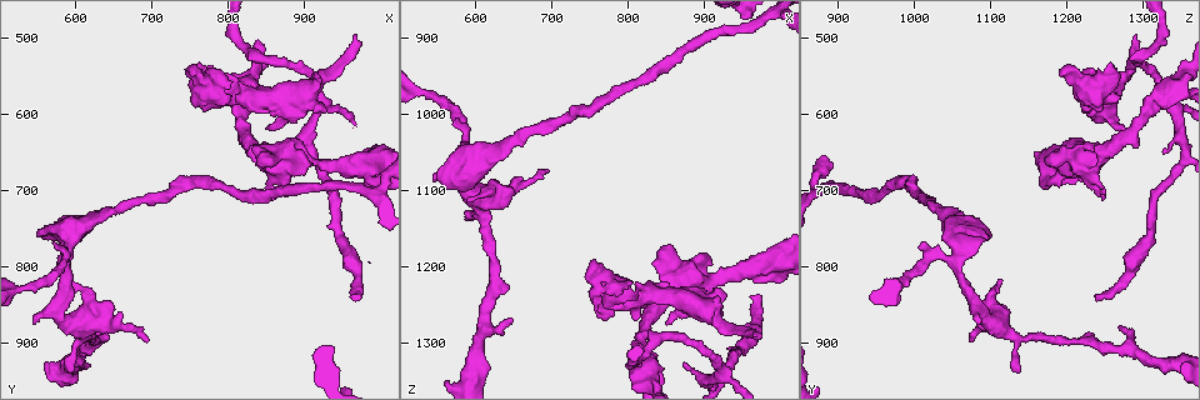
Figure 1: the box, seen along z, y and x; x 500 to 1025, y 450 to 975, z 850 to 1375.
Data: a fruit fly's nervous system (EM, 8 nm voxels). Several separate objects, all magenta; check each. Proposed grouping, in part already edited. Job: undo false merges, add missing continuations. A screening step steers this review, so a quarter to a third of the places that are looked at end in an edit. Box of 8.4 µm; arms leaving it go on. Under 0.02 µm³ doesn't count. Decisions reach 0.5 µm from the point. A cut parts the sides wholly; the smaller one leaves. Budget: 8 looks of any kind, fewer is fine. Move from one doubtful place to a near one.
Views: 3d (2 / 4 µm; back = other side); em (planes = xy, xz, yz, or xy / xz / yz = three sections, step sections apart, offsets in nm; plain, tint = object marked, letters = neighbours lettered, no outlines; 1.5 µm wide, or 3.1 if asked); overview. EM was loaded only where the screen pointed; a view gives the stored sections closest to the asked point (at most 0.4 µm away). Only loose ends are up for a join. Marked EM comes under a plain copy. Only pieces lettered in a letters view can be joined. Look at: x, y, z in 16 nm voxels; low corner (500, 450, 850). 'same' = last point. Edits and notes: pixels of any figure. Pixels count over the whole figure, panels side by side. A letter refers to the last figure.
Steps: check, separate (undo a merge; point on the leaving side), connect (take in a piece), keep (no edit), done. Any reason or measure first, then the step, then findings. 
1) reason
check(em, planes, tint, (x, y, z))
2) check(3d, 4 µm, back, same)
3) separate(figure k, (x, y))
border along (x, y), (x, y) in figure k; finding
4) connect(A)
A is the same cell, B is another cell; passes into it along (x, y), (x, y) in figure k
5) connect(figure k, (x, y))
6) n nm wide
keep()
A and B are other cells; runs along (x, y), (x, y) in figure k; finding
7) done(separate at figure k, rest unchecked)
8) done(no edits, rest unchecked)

branch stops here
check(em, planes, letters, (965, 495, 1295))

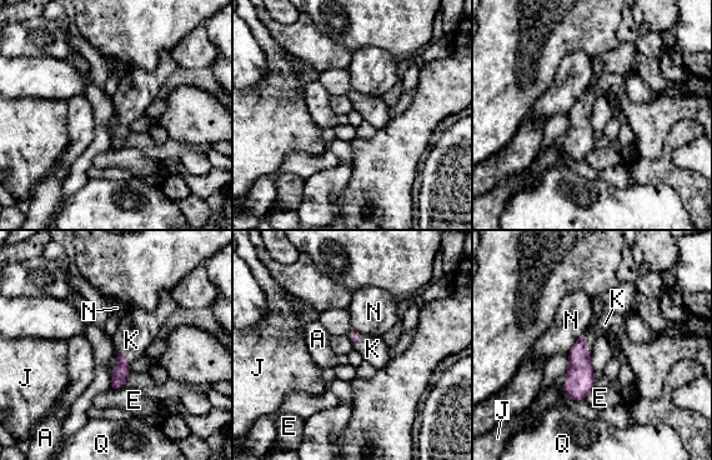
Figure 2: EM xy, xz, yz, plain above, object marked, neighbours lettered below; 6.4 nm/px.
connect(K)
K is the same cell, A, E, J, N and Q are other cells; passes into it along (580, 380), (583, 345), (605, 324) in figure 2; it goes on there

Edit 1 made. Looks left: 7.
redraw
check(overview)

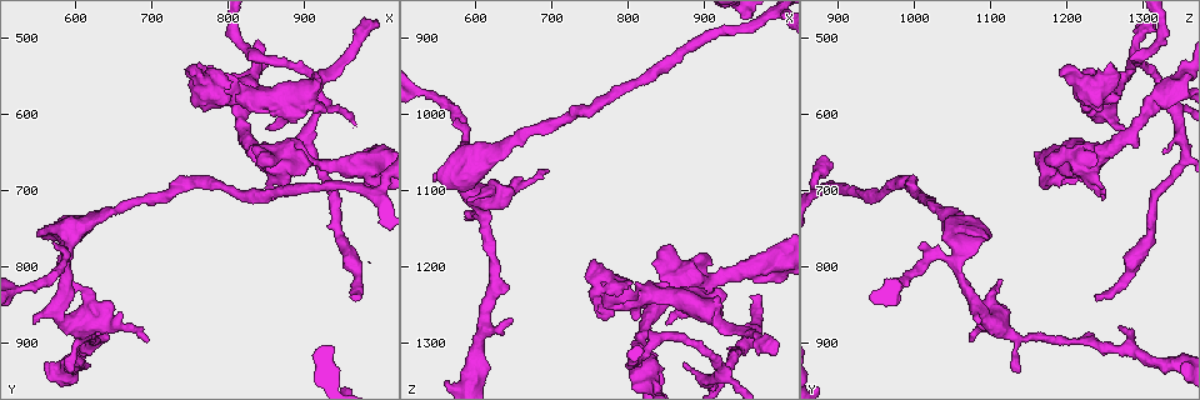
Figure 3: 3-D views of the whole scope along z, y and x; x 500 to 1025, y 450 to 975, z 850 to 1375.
branch stops here
check(em, planes, tint, (970, 840, 1240))

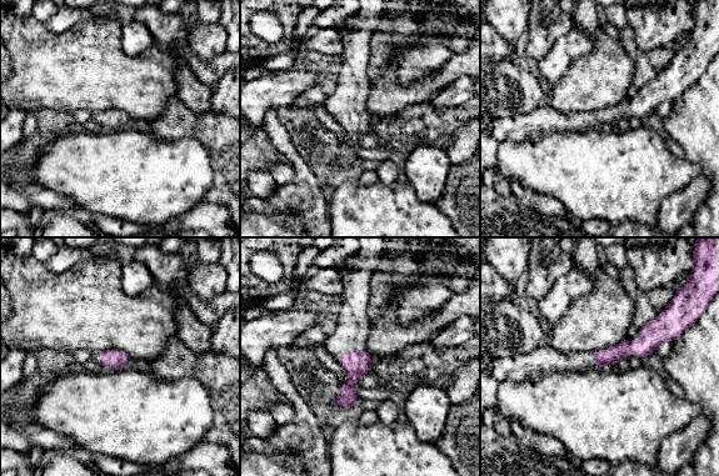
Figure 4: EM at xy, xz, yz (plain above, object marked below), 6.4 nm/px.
check(em, planes, letters, same)

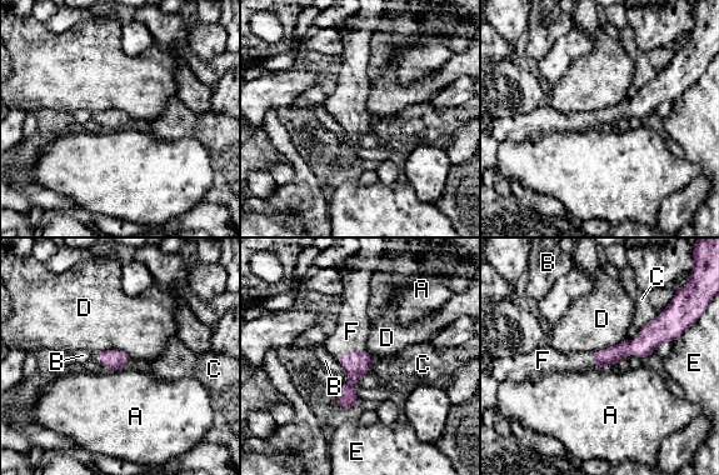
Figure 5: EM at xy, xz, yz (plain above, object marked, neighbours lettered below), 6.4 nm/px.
connect(F)
F is the same cell, A, B, C, D and E are other cells; it goes on there

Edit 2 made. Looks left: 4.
branch stops here
check(3d, 4 µm, (545, 875, 1085))

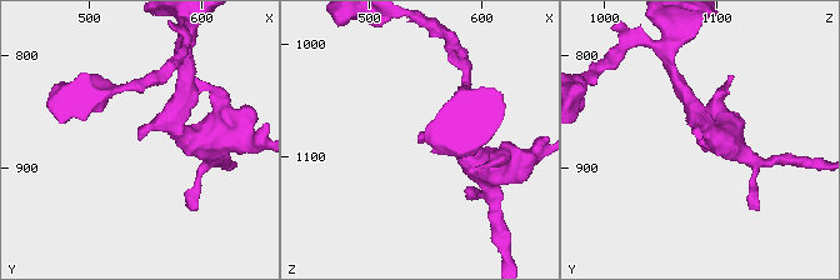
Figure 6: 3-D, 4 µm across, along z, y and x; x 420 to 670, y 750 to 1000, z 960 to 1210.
check(em, planes, letters, (542, 872, 1082))

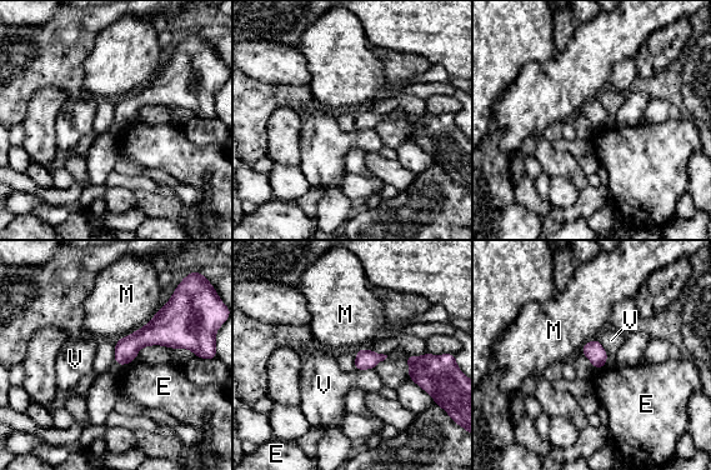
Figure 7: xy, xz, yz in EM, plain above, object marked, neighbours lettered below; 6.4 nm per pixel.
keep()
E, M and V are other cells; border along (135, 359), (125, 365) in figure 7; none of them fits

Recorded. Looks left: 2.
done(connect at figure 2, connect at figure 5, rest unchecked)

